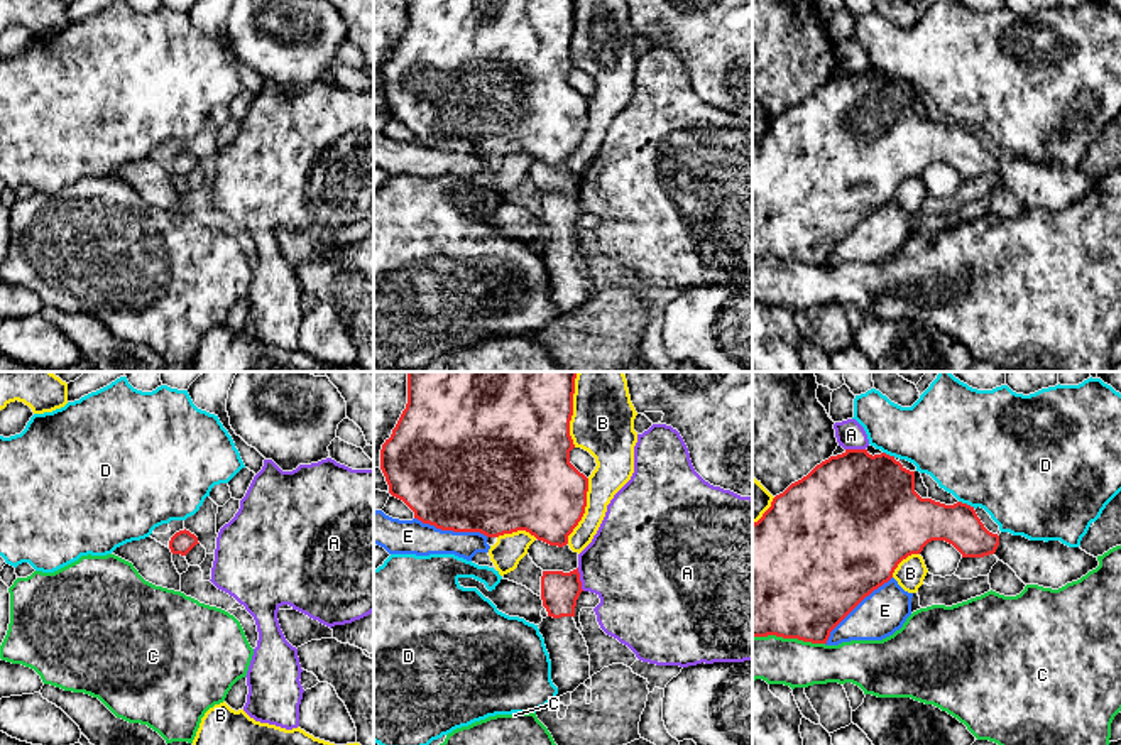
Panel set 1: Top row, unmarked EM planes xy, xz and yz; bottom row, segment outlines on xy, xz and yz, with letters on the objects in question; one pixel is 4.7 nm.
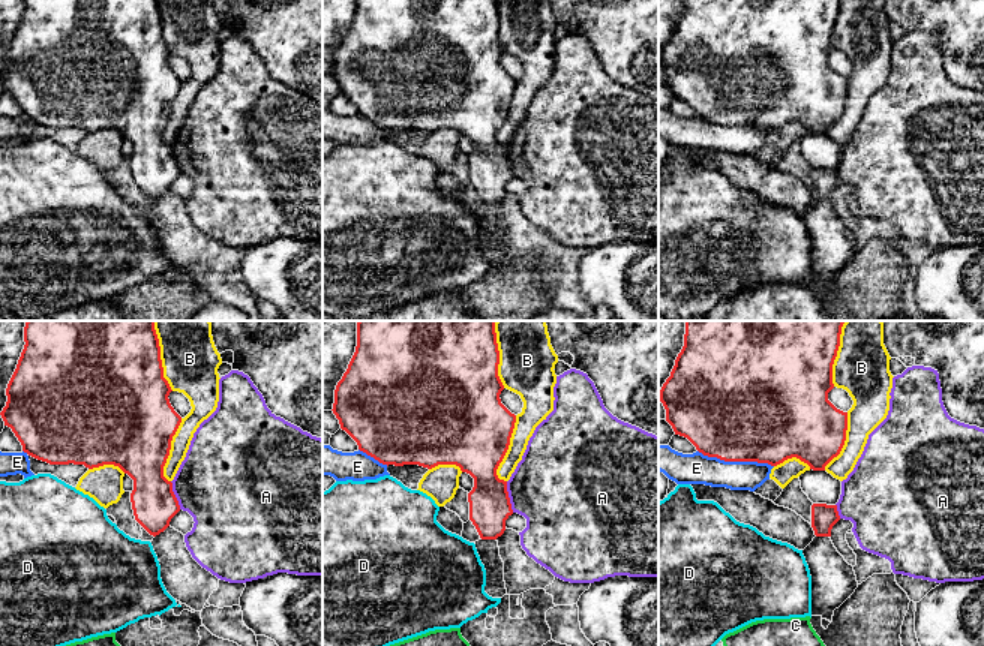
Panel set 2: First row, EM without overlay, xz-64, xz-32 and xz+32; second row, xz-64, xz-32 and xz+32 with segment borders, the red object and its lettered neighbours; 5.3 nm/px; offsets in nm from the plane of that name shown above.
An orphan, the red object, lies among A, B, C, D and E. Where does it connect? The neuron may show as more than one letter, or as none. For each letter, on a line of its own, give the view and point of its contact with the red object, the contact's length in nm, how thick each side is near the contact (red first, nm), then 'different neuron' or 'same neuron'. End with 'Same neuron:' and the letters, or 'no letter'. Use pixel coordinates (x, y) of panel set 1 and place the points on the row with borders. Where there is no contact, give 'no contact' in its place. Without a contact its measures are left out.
A: meets red in xz at (579, 580); contact 120 nm long; 180 nm thick on the red side, 400 nm on the other; different neuron
B: meets red in xz at (572, 409); contact 360 nm long; 500 nm thick on the red side, 300 nm on the other; different neuron
C: meets red in yz at (788, 637); contact 340 nm long; 500 nm thick on the red side, 220 nm on the other; different neuron
D: meets red in yz at (966, 504); contact 90 nm long; 220 nm thick on the red side, 480 nm on the other; different neuron
E: meets red in yz at (854, 607); contact 460 nm long; 500 nm thick on the red side, 220 nm on the other; different neuron
Same neuron: no letter

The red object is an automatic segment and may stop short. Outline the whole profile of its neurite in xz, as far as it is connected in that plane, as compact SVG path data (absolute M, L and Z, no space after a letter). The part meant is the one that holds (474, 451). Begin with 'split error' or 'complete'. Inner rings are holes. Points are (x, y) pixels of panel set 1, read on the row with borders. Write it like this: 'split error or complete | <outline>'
complete | M407 372L406 409L380 449L380 470L389 485L389 493L402 500L414 512L414 519L441 530L480 532L487 537L526 530L550 546L566 546L568 536L585 514L588 492L588 478L570 463L570 451L575 448L570 436L570 421L573 416L577 373L578 372Z

